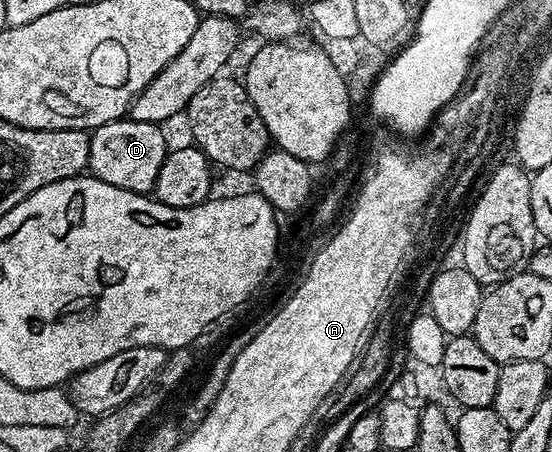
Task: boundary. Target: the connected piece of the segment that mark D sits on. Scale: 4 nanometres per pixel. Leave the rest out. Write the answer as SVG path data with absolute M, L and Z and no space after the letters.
M121 119L91 130L88 160L91 176L97 177L102 183L110 183L110 187L122 187L131 193L151 194L156 188L158 171L162 171L164 157L170 152L170 144L160 129L163 128L157 123Z

